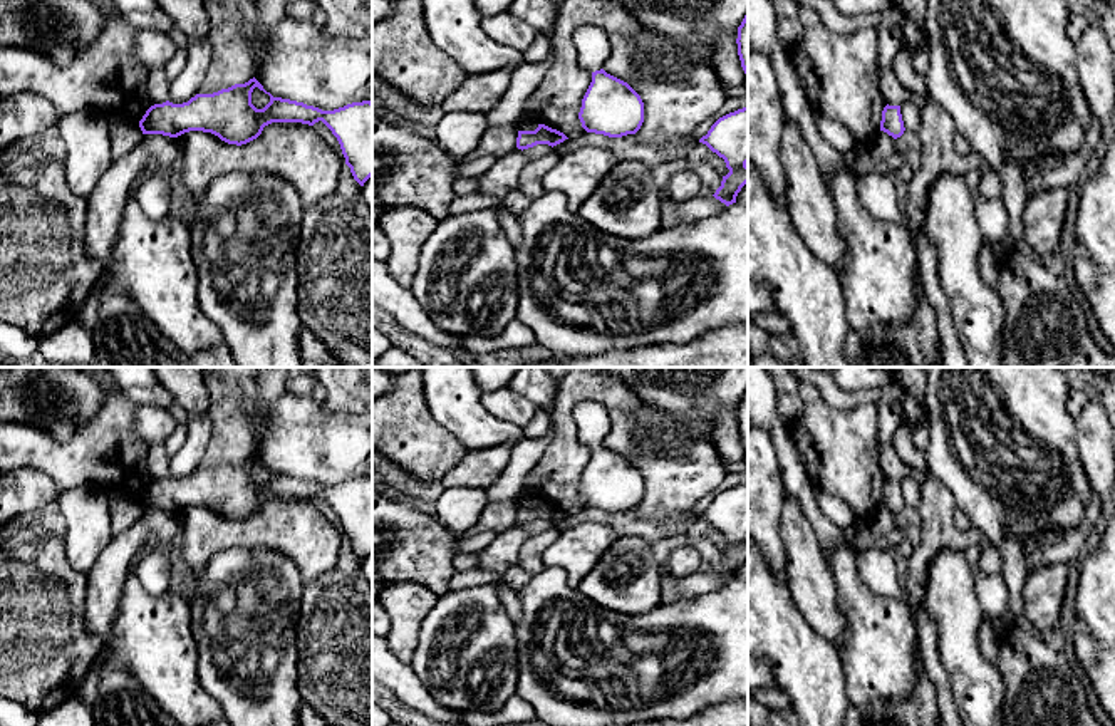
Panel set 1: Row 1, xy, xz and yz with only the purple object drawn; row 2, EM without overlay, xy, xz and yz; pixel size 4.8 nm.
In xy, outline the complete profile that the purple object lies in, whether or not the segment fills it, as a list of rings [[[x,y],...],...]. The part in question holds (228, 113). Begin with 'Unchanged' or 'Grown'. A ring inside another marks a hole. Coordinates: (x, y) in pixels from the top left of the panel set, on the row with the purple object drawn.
Unchanged. [[[253,77],[253,79],[250,79],[250,80],[245,82],[245,84],[235,84],[235,86],[231,86],[231,87],[228,87],[228,89],[221,89],[221,91],[213,92],[213,94],[196,94],[194,97],[191,97],[188,102],[183,102],[183,104],[173,104],[173,102],[169,102],[169,101],[166,101],[166,102],[163,102],[163,104],[154,104],[154,106],[151,106],[151,107],[146,111],[146,114],[144,114],[143,119],[139,121],[139,127],[141,127],[143,134],[163,134],[163,136],[169,136],[169,137],[178,137],[178,136],[181,136],[181,134],[184,134],[184,132],[189,132],[189,131],[203,131],[203,132],[211,132],[211,134],[218,136],[221,141],[225,141],[225,143],[228,143],[228,144],[241,146],[241,144],[246,144],[246,143],[257,139],[257,137],[262,134],[263,127],[268,126],[268,124],[272,124],[272,122],[302,122],[302,124],[314,126],[314,124],[319,122],[319,121],[322,121],[322,122],[332,131],[332,134],[337,137],[337,141],[339,141],[339,144],[340,144],[340,149],[342,149],[342,154],[344,154],[344,158],[345,158],[345,164],[350,168],[350,173],[352,173],[354,179],[355,179],[360,186],[364,186],[364,183],[372,176],[372,102],[371,102],[371,101],[352,102],[352,104],[347,104],[347,106],[339,107],[339,109],[334,109],[334,111],[322,111],[322,109],[319,109],[319,107],[307,106],[307,104],[303,104],[303,102],[297,102],[297,101],[290,101],[290,99],[282,99],[282,97],[273,97],[273,96],[272,96],[270,92],[267,92],[267,91],[263,89],[263,86]],[[255,87],[258,87],[260,91],[263,91],[265,94],[270,96],[270,102],[268,102],[263,109],[257,109],[257,107],[252,104],[252,92],[253,92]]]

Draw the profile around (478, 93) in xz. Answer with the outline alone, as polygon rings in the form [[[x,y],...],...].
[[[503,67],[498,72],[468,75],[443,102],[444,112],[471,111],[486,116],[501,102],[513,70]]]

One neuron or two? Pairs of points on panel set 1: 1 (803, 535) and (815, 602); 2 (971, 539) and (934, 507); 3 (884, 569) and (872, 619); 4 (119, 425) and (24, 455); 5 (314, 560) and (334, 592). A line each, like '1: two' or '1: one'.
1: one
2: one
3: two
4: one
5: two

